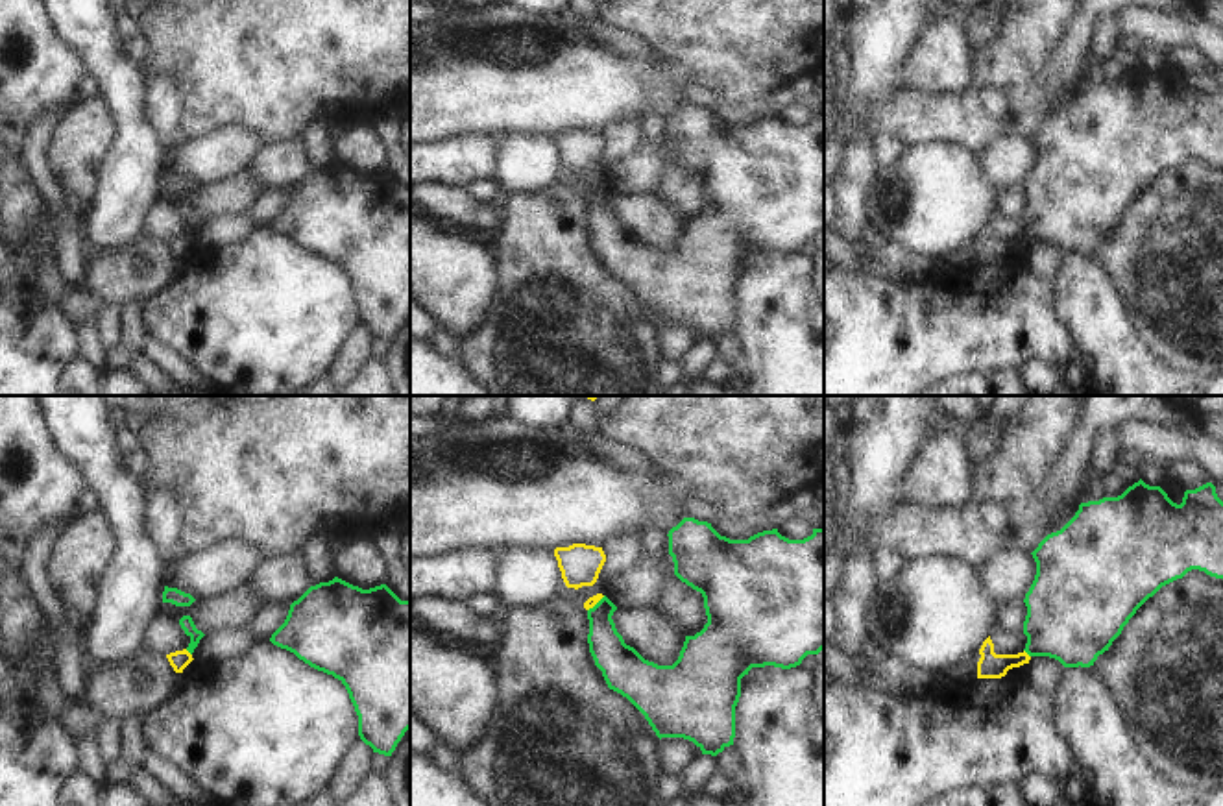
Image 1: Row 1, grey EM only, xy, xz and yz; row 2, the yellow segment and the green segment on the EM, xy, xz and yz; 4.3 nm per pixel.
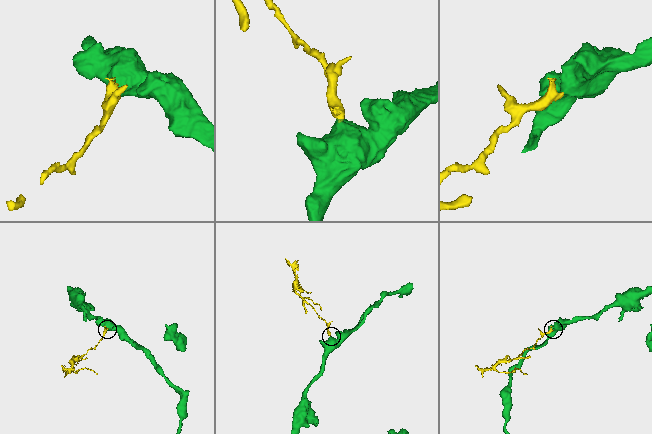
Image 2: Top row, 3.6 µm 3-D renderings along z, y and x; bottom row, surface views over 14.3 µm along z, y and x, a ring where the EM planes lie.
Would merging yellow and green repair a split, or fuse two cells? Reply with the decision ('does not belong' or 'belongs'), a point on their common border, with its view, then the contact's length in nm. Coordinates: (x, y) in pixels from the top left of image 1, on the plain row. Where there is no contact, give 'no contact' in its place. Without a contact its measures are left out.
does not belong; meets yellow in yz at (1026, 239); contact 50 nm long

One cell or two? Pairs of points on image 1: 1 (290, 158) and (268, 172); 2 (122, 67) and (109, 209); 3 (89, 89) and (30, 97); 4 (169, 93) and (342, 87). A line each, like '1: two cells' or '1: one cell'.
1: one cell
2: one cell
3: two cells
4: two cells

